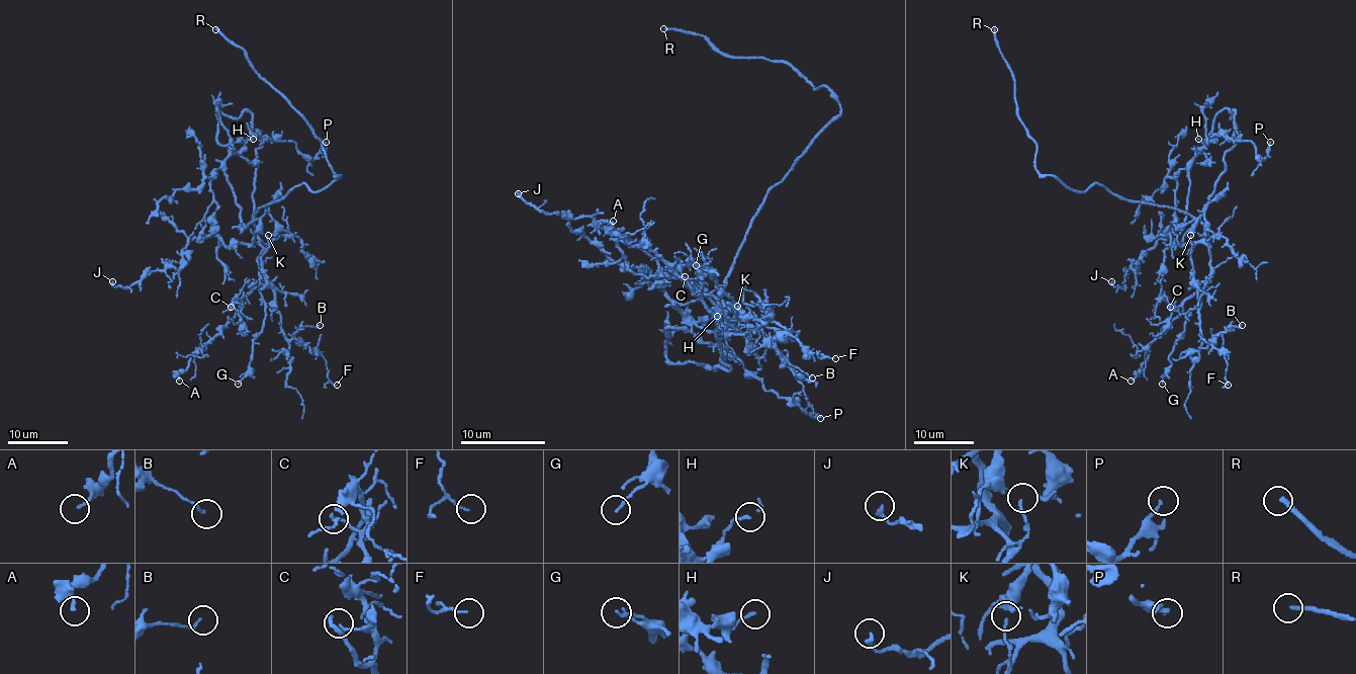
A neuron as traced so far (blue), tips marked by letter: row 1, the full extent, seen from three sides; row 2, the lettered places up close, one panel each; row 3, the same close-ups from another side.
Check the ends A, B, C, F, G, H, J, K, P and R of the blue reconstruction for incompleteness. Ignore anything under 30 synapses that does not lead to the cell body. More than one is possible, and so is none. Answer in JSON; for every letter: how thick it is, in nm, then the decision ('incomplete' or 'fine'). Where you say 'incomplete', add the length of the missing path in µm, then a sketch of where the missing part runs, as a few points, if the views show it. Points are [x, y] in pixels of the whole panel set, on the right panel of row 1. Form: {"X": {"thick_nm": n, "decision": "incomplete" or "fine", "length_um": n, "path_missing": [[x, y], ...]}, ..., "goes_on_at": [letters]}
{"A": {"thick_nm": 140, "decision": "fine"}, "B": {"thick_nm": 110, "decision": "fine"}, "C": {"thick_nm": 130, "decision": "fine"}, "F": {"thick_nm": 90, "decision": "fine"}, "G": {"thick_nm": 140, "decision": "fine"}, "H": {"thick_nm": 150, "decision": "fine"}, "J": {"thick_nm": 200, "decision": "fine"}, "K": {"thick_nm": 110, "decision": "fine"}, "P": {"thick_nm": 160, "decision": "fine"}, "R": {"thick_nm": 200, "decision": "incomplete", "length_um": 20}, "goes_on_at": ["R"]}

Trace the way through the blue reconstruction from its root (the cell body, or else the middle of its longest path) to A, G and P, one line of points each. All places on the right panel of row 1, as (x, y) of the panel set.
A: (1126, 198), (1175, 207), (1195, 217), (1204, 228), (1210, 256), (1210, 275), (1150, 344), (1143, 368), (1131, 381)
G: (1126, 198), (1190, 214), (1202, 225), (1208, 245), (1210, 276), (1168, 357), (1171, 366), (1162, 384)
P: (1126, 198), (1184, 211), (1193, 219), (1186, 225), (1189, 161), (1208, 142), (1249, 141), (1262, 158), (1270, 142)

